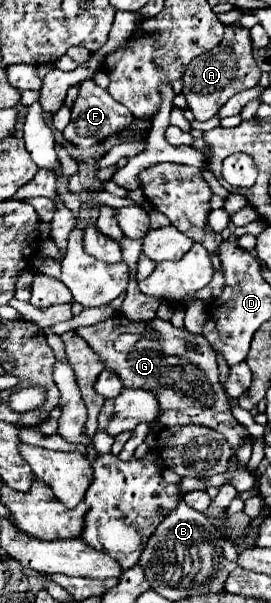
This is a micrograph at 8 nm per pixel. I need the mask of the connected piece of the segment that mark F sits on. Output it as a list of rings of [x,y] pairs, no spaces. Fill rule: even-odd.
[[[86,79],[78,85],[78,97],[72,107],[72,119],[62,133],[70,143],[78,147],[92,147],[108,139],[110,135],[118,135],[118,131],[126,131],[128,125],[130,125],[130,113],[122,109],[122,105],[116,103],[106,89],[98,87],[92,79]]]

